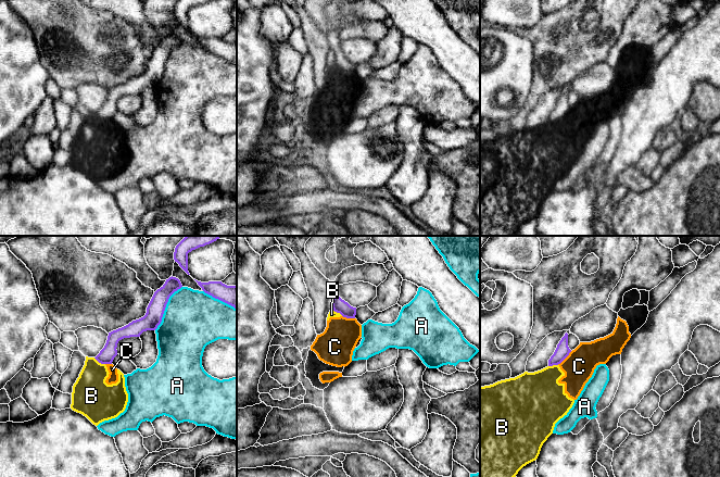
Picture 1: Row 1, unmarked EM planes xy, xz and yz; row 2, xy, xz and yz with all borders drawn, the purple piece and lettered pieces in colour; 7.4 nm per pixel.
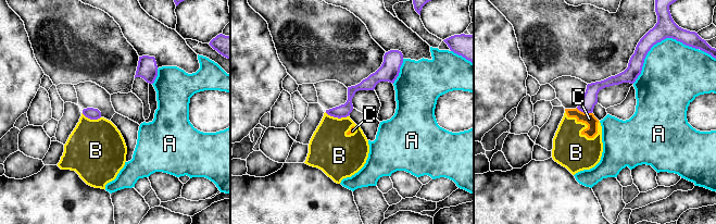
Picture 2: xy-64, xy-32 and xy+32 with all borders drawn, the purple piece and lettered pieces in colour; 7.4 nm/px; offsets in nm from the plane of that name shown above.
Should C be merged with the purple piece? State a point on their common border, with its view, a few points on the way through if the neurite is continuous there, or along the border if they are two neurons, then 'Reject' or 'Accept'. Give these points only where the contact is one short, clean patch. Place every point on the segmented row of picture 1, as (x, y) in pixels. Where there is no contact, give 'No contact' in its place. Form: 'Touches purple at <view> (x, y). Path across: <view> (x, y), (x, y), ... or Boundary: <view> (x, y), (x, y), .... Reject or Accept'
Touches purple at yz (564, 359). Boundary: yz (571, 351), (557, 364). Reject

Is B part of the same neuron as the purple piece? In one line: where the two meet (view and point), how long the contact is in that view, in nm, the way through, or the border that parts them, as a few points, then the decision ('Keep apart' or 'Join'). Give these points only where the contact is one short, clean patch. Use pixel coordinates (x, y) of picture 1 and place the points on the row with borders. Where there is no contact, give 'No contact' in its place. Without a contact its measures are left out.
Touches purple at xz (336, 311). Shared border 120 nm. Boundary: xz (331, 305), (335, 311), (342, 315). Keep apart

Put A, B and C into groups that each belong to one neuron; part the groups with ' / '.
A / B C

